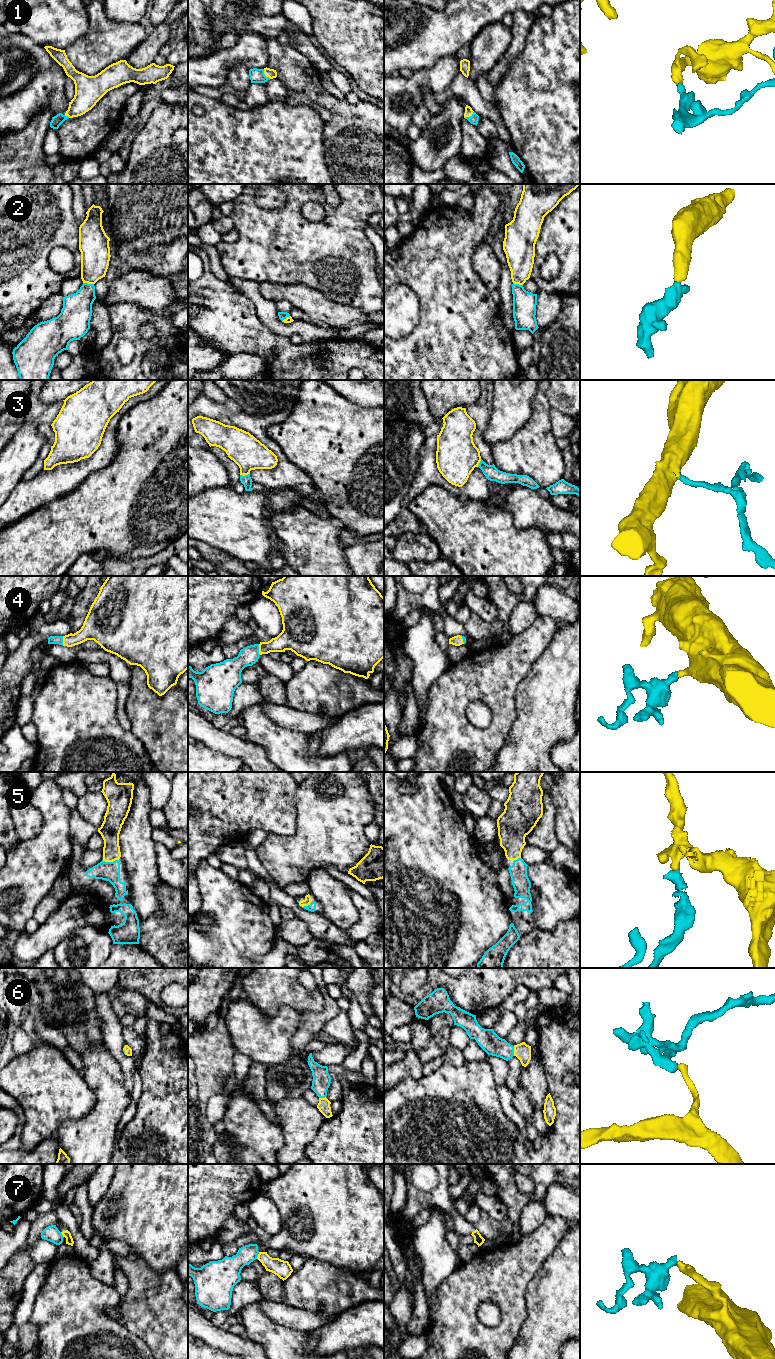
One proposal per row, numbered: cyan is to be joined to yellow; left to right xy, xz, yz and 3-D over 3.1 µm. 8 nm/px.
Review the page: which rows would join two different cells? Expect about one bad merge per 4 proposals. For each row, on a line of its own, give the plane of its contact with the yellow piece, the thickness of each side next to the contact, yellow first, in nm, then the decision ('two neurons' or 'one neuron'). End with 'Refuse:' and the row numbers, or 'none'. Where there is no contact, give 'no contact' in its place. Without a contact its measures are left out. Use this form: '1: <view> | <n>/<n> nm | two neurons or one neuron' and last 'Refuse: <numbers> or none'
1: xz | 80/110 nm | one neuron
2: xy | 240/240 nm | one neuron
3: xz | 260/90 nm | one neuron
4: xz | 170/150 nm | one neuron
5: xy | 160/160 nm | one neuron
6: yz | 140/170 nm | one neuron
7: xz | 140/180 nm | two neurons
Refuse: 7

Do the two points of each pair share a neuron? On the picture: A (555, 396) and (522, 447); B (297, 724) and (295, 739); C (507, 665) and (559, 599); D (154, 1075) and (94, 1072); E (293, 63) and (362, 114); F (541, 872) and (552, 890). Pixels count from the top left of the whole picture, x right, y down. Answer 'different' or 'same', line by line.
A: different
B: different
C: different
D: different
E: same
F: same

